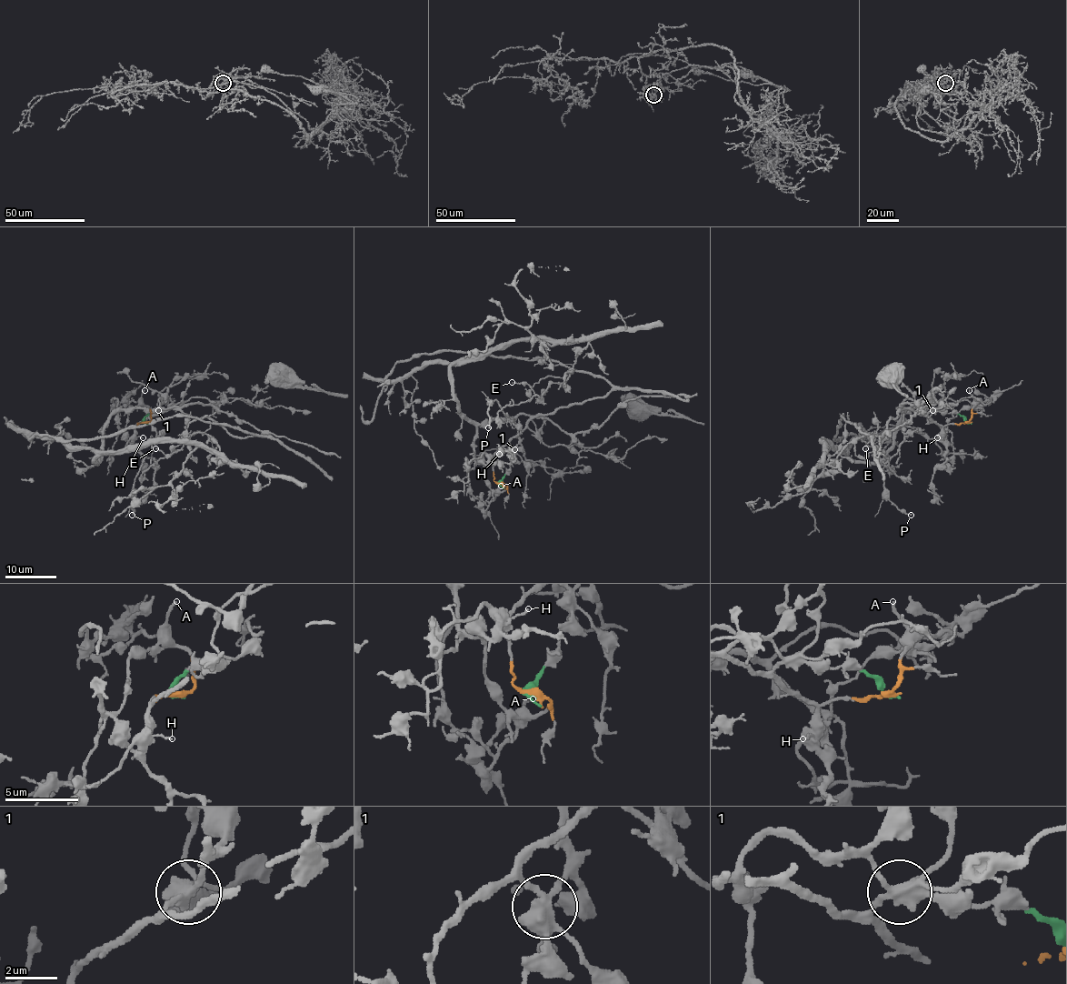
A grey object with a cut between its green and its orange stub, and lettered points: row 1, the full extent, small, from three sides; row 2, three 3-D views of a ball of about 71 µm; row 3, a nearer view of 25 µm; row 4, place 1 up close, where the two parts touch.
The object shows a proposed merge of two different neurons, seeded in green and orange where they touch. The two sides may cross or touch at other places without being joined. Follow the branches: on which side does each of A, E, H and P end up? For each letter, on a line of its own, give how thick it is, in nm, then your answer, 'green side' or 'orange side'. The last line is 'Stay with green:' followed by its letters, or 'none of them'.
A: 170 nm thick; orange side
E: 110 nm thick; green side
H: 110 nm thick; orange side
P: 150 nm thick; green side
Stay with green: E, P

